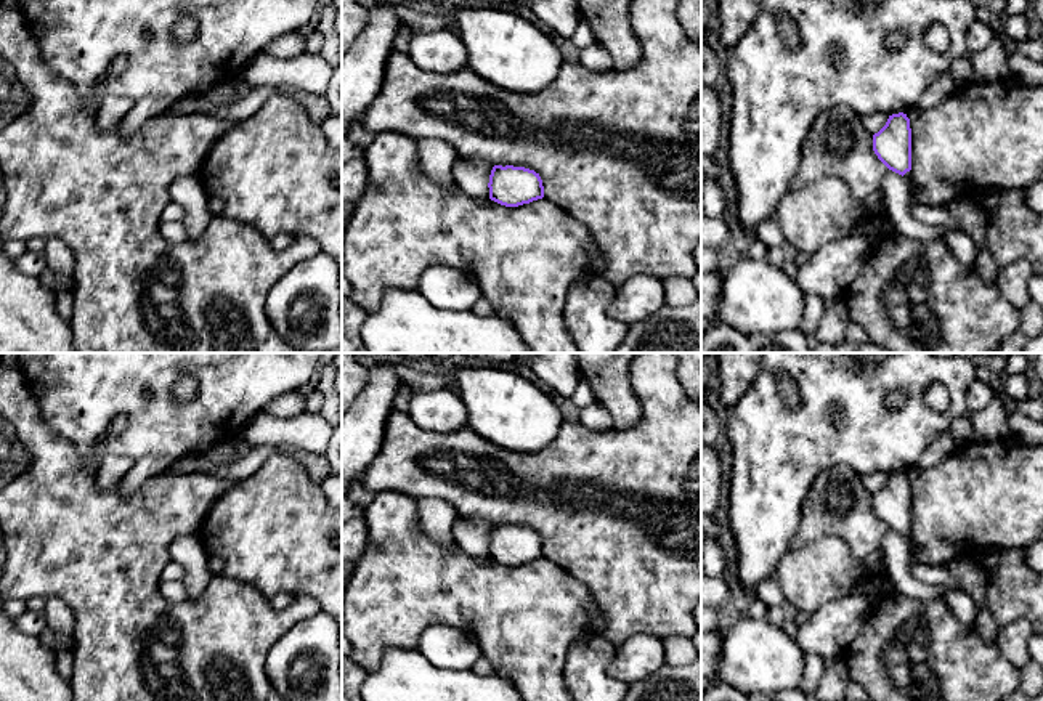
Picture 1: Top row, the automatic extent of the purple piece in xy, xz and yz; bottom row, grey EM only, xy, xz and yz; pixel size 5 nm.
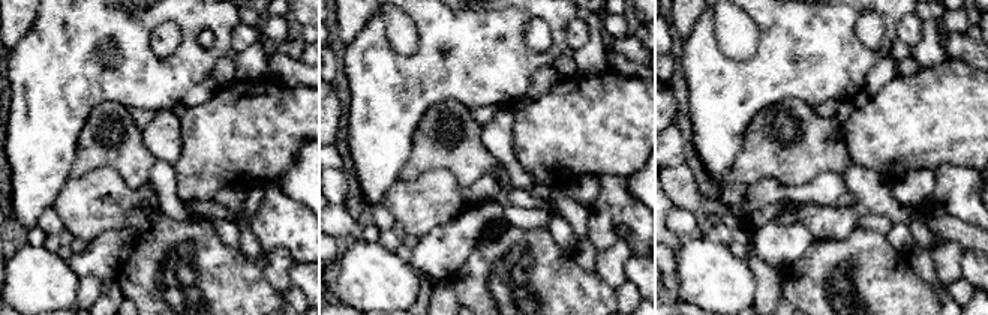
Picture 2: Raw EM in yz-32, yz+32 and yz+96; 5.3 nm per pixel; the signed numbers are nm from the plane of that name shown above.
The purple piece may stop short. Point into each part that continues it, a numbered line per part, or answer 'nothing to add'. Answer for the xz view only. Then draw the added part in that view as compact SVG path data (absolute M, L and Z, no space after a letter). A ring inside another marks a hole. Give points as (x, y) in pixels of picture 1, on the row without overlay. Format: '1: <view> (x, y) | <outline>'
nothing to add

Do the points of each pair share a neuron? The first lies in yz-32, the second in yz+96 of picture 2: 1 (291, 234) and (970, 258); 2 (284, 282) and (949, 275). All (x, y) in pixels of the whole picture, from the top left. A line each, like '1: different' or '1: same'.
1: different
2: same

